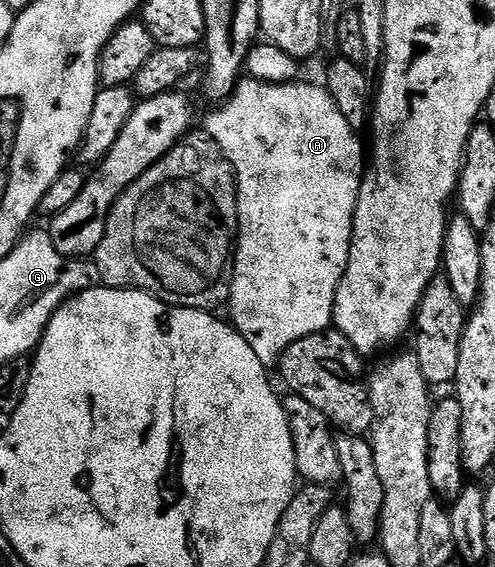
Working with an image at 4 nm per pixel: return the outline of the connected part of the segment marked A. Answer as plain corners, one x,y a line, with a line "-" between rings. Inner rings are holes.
250,77
240,78
235,84
235,92
225,100
216,111
211,111
204,121
202,130
225,153
225,157
235,170
235,188
237,189
237,209
239,210
239,233
235,245
235,276
231,278
231,307
230,322
235,330
249,341
253,353
263,362
264,367
271,369
278,364
279,358
293,345
293,341
301,341
301,337
309,337
318,331
328,330
332,326
335,314
335,298
337,297
337,285
341,285
341,277
347,268
349,261
349,249
351,248
351,234
353,233
353,221
355,210
359,200
359,190
363,184
365,174
365,143
359,140
360,136
345,121
341,109
337,109
337,101
327,91
326,86
315,83
266,83
265,81

